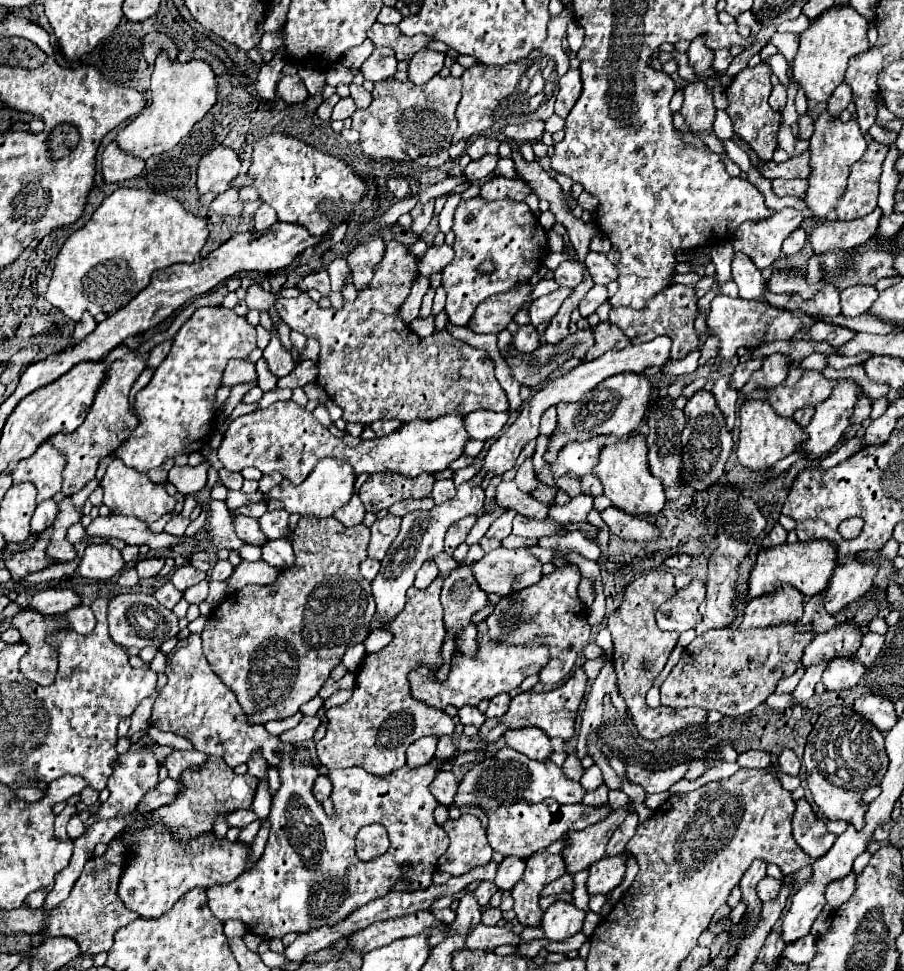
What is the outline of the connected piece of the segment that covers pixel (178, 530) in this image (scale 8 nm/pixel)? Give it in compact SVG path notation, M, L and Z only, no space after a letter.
M175 516L167 526L165 526L165 532L169 532L169 534L175 534L175 536L183 536L185 534L185 528L187 528L187 524L189 524L189 518L185 518L185 516Z

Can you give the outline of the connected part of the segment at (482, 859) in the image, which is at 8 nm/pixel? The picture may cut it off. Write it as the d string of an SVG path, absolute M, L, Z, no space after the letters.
M463 812L457 820L449 818L443 828L451 838L451 844L447 852L437 860L437 870L449 872L451 876L461 876L471 868L487 864L491 860L493 850L477 816Z

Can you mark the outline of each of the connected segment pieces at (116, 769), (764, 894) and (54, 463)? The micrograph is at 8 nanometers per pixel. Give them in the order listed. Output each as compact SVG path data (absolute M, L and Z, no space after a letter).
M139 748L137 752L125 752L117 758L117 762L113 762L113 776L109 778L109 792L111 796L97 808L97 812L93 814L93 818L97 820L109 820L109 818L125 818L129 814L135 814L143 796L153 790L157 786L157 772L159 772L159 766L157 766L157 760L151 752Z
M763 878L757 886L757 894L763 902L771 902L779 896L779 890L781 890L781 880L775 880L775 878Z
M43 442L31 458L17 462L11 476L13 482L31 482L37 488L37 502L53 498L61 490L61 470L65 458L51 442Z

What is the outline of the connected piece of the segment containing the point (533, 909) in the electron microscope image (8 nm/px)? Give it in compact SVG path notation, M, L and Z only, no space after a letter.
M543 850L525 860L523 878L513 886L511 894L515 900L515 914L523 926L539 926L541 910L539 910L539 894L541 890L565 874L563 858L555 852Z

